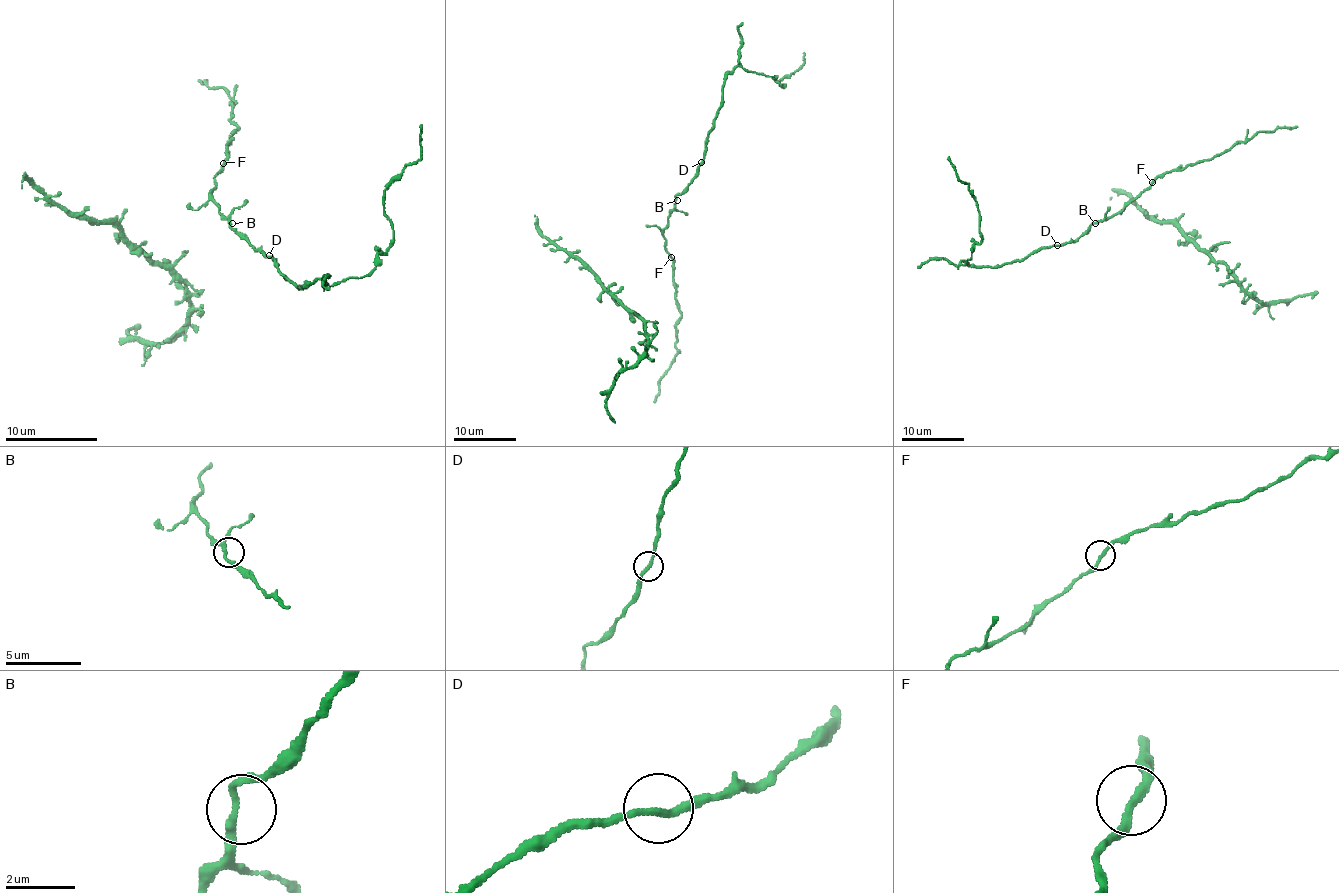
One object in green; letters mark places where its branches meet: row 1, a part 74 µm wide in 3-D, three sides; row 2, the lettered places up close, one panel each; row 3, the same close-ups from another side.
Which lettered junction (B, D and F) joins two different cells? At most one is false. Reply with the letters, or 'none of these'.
none of these

